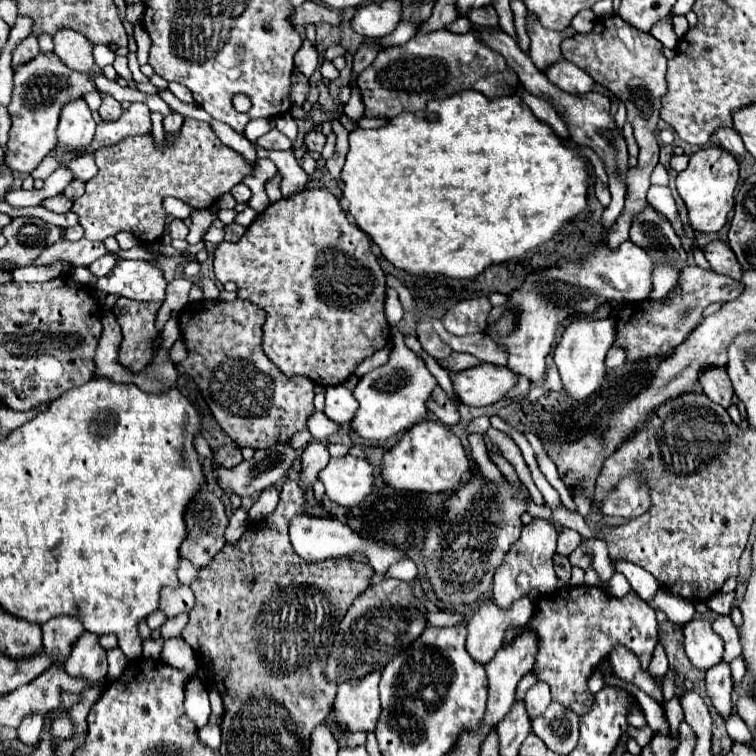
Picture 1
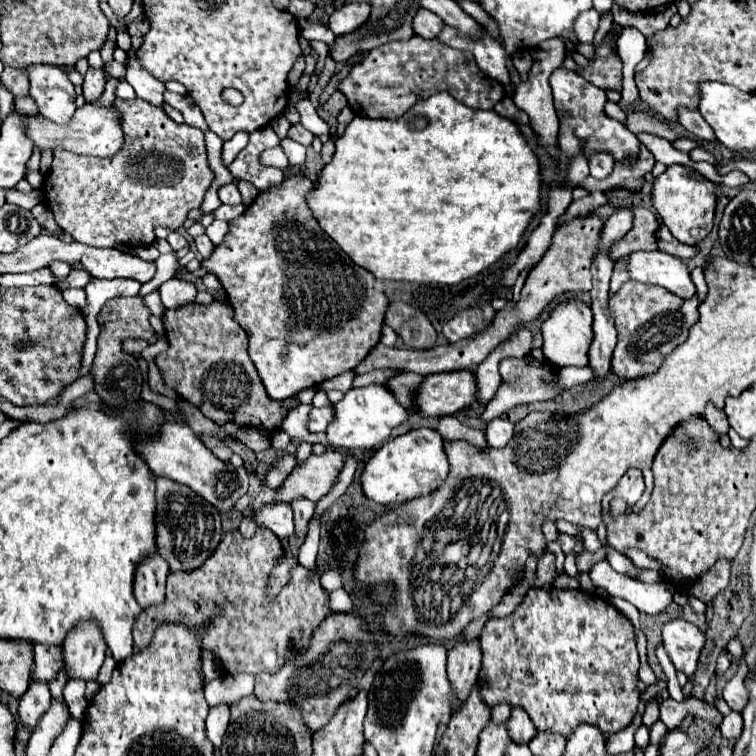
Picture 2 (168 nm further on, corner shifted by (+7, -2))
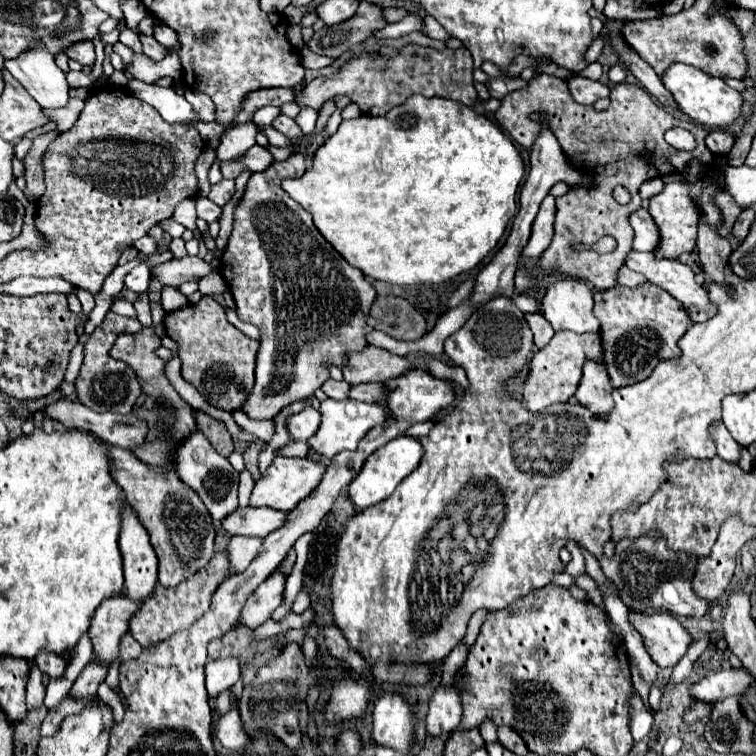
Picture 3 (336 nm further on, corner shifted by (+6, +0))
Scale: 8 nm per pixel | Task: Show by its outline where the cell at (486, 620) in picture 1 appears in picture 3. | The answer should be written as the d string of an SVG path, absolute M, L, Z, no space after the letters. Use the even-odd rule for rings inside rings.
M455 681L443 689L437 687L435 695L429 701L429 715L427 715L427 733L433 737L449 735L455 731L461 719L461 703L459 703L459 689Z

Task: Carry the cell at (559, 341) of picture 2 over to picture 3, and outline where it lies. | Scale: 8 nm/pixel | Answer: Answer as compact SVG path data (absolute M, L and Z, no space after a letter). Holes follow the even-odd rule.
M575 277L555 281L547 287L543 297L543 315L555 331L599 331L599 321L593 315L593 291L587 283Z

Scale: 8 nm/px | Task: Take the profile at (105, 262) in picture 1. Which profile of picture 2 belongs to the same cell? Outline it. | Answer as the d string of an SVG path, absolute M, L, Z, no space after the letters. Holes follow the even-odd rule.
M72 269L68 279L64 283L56 283L58 289L68 289L68 287L86 287L92 275L86 269Z

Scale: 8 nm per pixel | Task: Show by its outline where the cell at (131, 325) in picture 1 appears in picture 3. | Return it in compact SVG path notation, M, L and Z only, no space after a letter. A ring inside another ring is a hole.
M107 313L105 321L93 331L93 335L89 337L83 353L83 365L81 365L81 371L79 371L79 377L75 379L75 389L77 389L77 399L79 403L91 407L93 411L115 411L115 413L121 413L121 415L127 415L133 411L135 403L137 403L137 397L141 395L141 387L133 375L133 371L121 363L121 361L115 361L107 355L107 351L111 349L111 343L115 343L117 335L127 331L139 331L141 323L137 319L129 319L129 317L123 317L123 315L117 315L117 313Z

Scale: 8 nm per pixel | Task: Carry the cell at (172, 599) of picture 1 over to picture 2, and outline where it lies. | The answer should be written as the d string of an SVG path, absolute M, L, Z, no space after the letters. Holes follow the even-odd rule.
M150 557L150 561L142 561L138 565L138 575L134 579L134 595L142 607L156 607L166 601L166 577L168 577L166 561L158 557Z

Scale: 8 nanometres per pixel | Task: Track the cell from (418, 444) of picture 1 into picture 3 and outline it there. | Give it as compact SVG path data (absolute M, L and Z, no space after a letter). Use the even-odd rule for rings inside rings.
M397 437L393 441L389 441L387 445L379 447L363 465L363 469L359 471L359 475L349 483L349 489L347 489L347 495L349 495L349 501L355 505L355 509L367 509L367 507L373 507L377 503L381 503L383 499L387 499L395 487L419 465L419 459L423 455L423 447L417 439L413 437Z

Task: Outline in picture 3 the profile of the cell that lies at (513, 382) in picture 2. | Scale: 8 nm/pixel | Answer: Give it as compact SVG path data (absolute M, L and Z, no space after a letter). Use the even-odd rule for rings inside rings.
M557 331L549 341L549 345L535 351L531 357L531 371L523 389L523 401L527 409L541 411L553 403L567 403L577 391L585 361L599 361L601 357L603 353L601 353L601 339L598 333Z

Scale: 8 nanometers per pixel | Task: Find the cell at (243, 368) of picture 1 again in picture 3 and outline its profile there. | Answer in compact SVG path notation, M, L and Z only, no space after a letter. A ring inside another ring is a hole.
M201 297L199 303L171 311L165 317L167 335L179 343L181 375L195 385L205 401L223 411L241 409L253 387L255 355L259 343L237 331L225 315L225 309L213 297Z

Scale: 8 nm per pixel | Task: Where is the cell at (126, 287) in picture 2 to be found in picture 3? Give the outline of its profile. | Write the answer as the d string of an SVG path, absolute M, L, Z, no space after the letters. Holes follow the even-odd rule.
M145 263L137 265L135 269L131 269L127 275L125 275L125 287L137 291L137 293L143 293L147 291L149 287L149 279L151 279L151 271Z

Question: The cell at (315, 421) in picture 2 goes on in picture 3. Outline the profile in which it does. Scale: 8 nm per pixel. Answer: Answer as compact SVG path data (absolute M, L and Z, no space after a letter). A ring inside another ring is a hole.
M305 407L301 413L289 415L285 425L289 437L293 437L295 441L307 441L319 429L319 411L315 411L313 407Z

